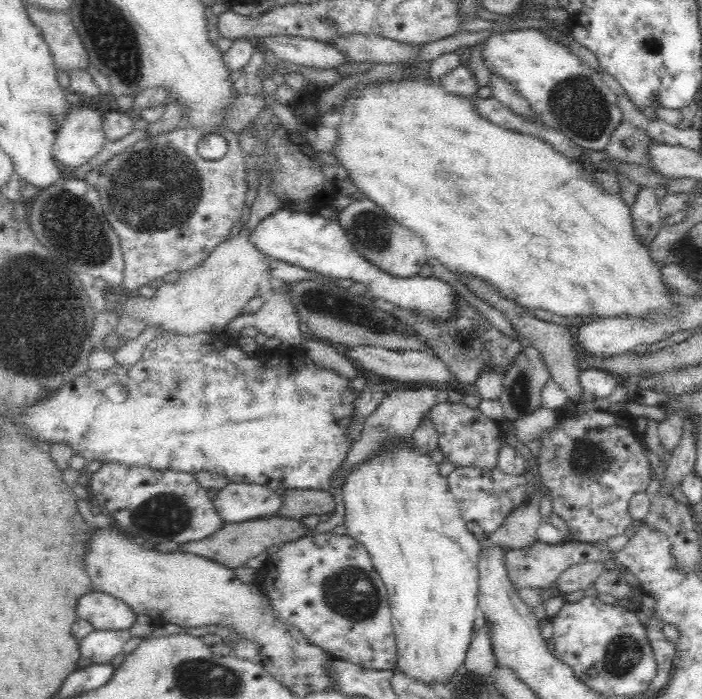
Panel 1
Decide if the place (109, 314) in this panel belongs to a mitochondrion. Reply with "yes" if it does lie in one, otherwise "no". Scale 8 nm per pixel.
no

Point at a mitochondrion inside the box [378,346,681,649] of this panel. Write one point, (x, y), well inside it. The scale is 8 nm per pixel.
(586, 456)

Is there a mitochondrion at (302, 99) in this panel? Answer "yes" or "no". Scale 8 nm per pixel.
no

